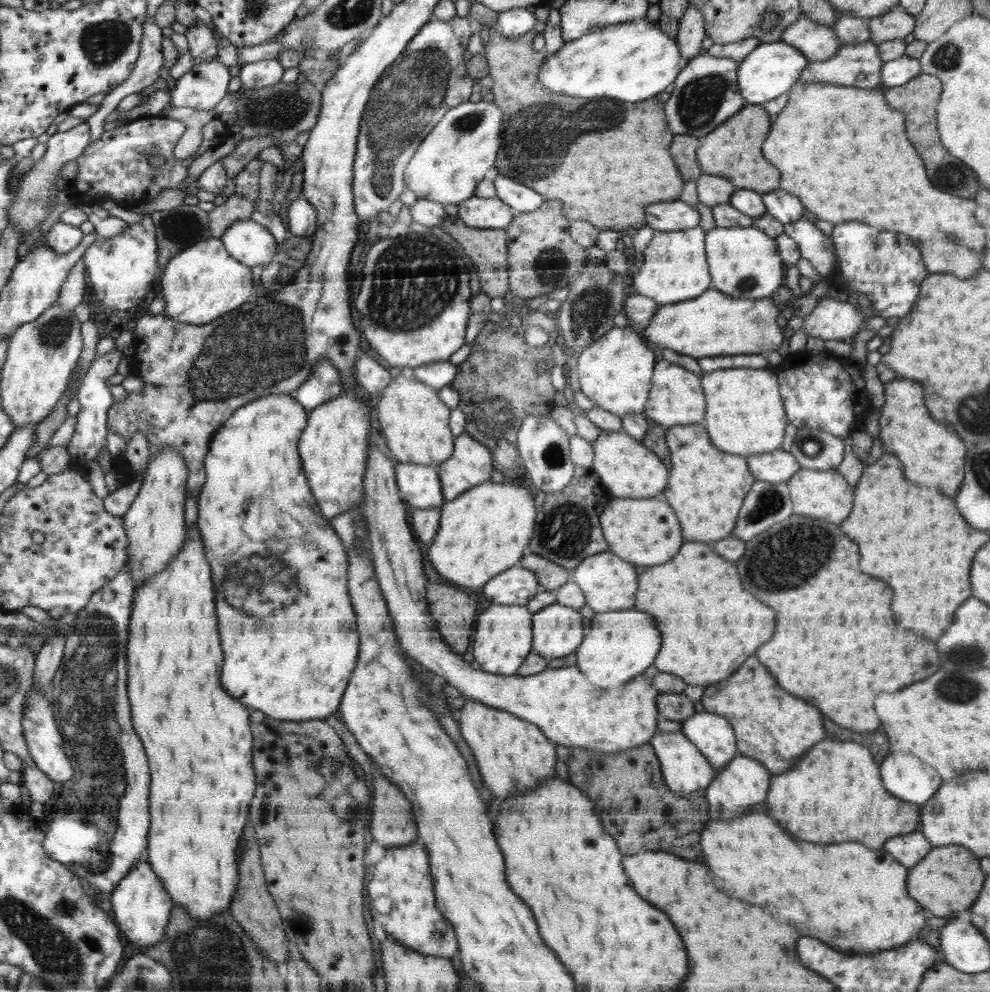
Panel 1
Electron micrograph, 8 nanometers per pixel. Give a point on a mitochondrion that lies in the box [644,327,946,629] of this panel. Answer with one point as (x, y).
(779, 562)

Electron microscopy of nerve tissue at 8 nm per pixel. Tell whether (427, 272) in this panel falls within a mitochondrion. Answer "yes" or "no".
yes

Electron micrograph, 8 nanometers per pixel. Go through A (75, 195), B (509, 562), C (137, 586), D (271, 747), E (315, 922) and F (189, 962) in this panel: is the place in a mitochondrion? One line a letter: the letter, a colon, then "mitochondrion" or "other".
A: other
B: other
C: other
D: other
E: other
F: mitochondrion

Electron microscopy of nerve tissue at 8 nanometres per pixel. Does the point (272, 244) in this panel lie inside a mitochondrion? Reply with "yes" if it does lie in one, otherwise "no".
no

